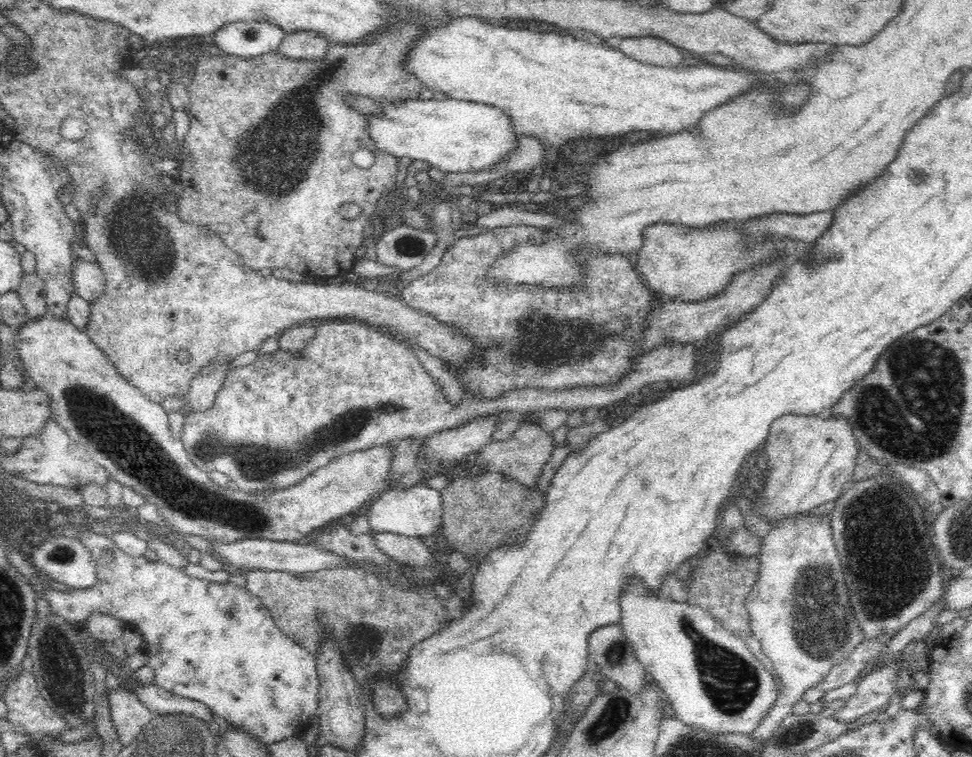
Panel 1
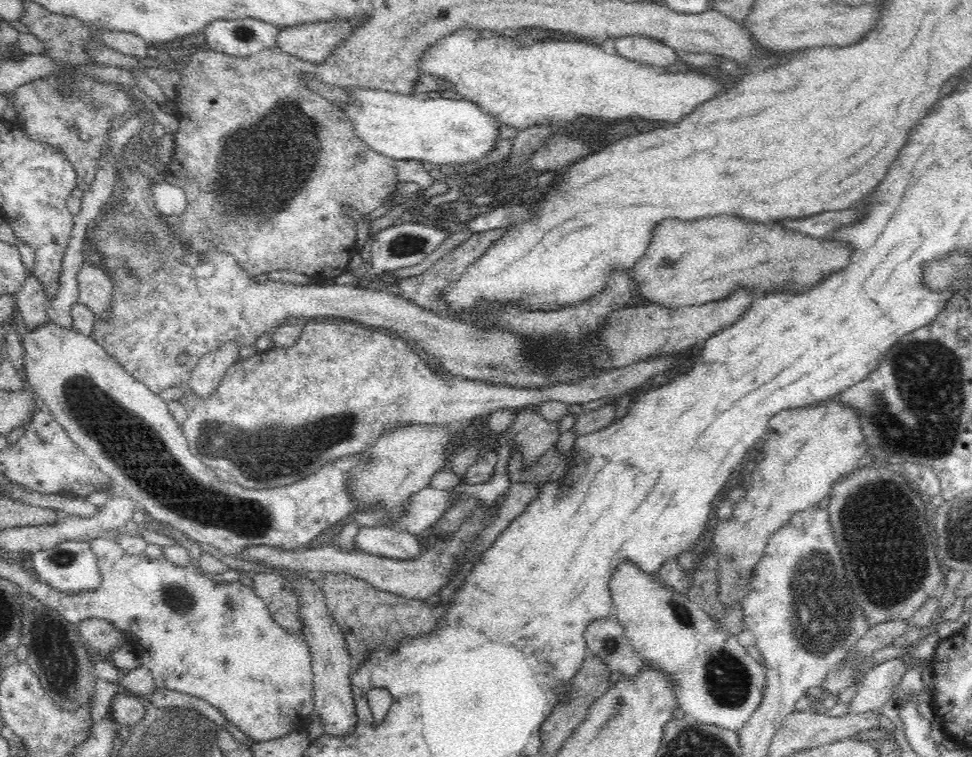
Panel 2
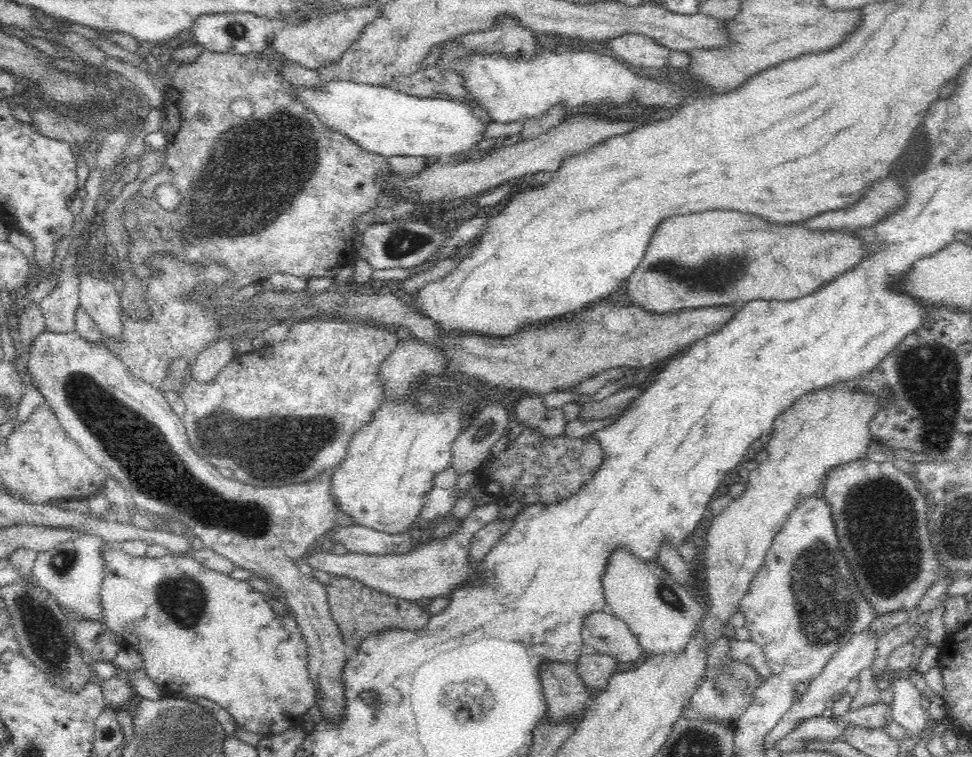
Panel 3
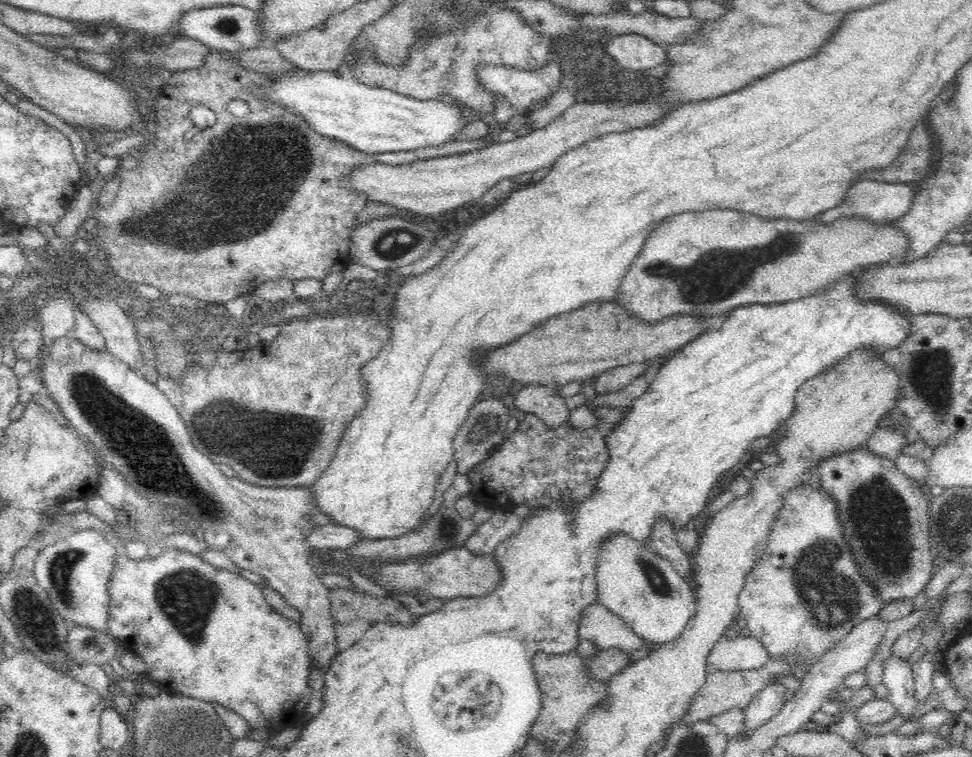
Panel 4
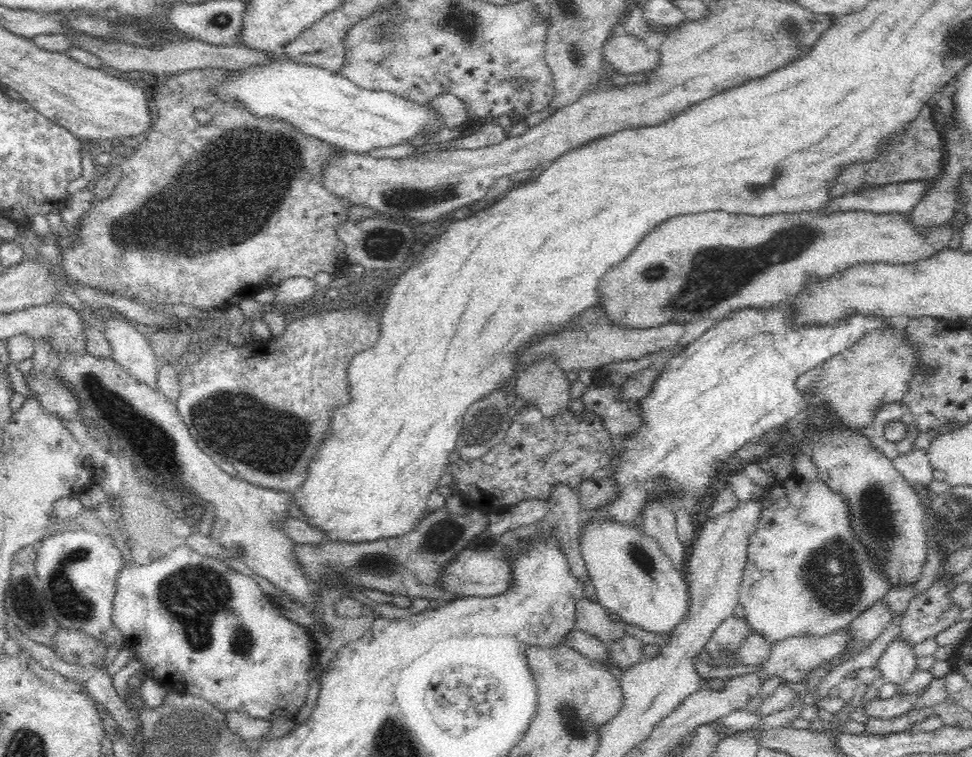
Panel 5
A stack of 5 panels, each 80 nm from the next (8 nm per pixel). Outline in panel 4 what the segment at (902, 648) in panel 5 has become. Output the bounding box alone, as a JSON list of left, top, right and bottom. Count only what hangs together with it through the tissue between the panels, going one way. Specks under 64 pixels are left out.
[882,653,918,722]

